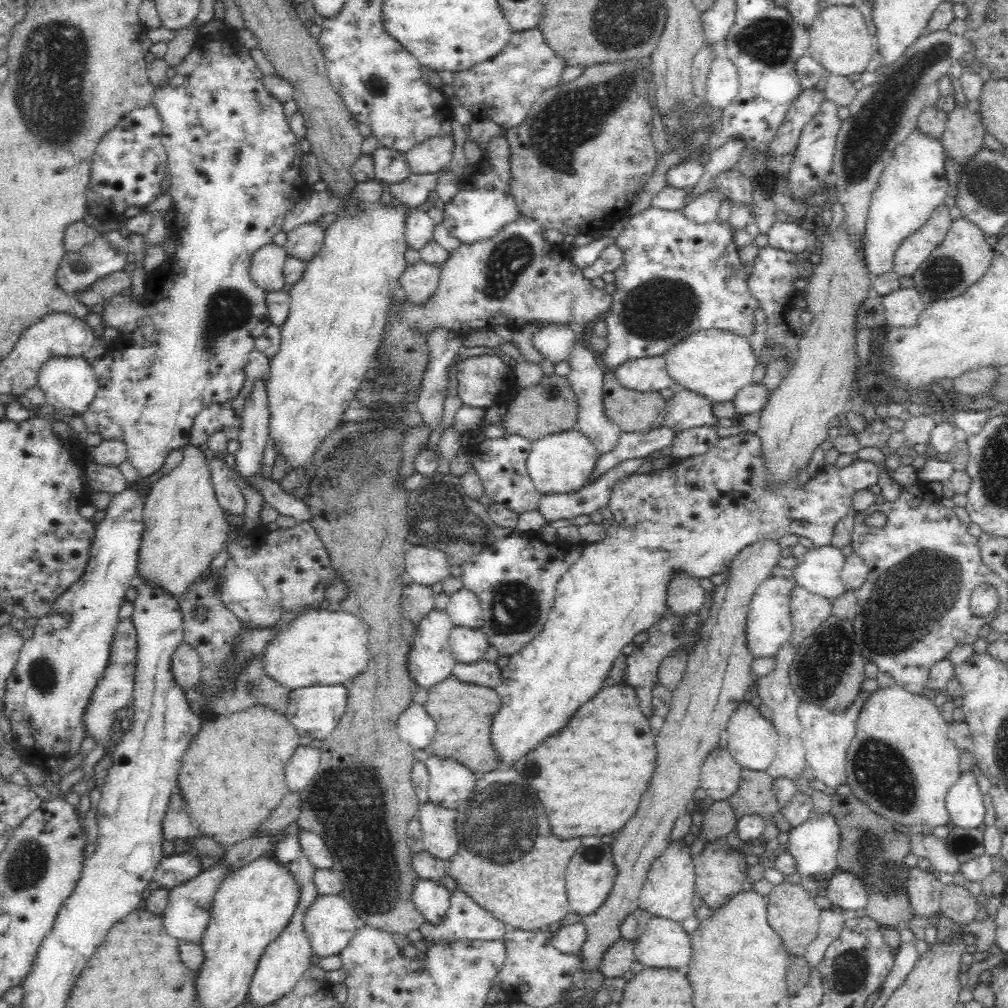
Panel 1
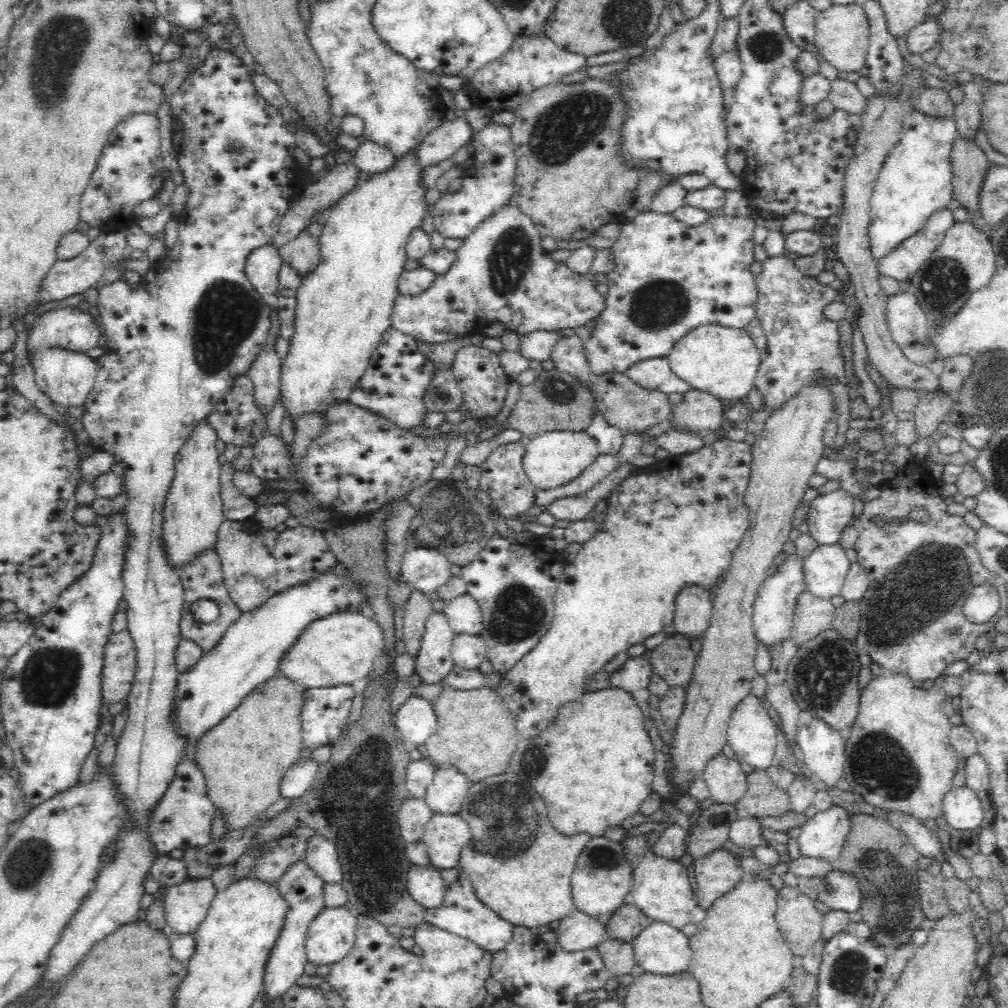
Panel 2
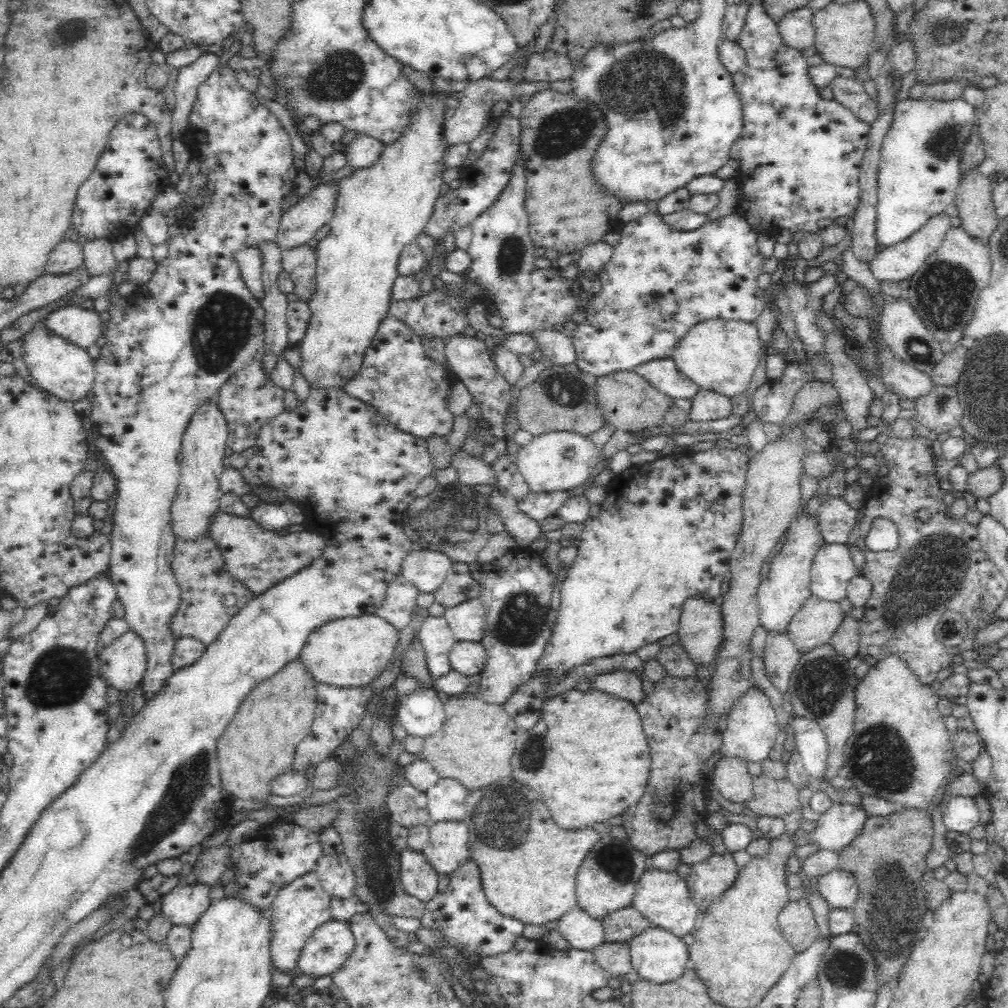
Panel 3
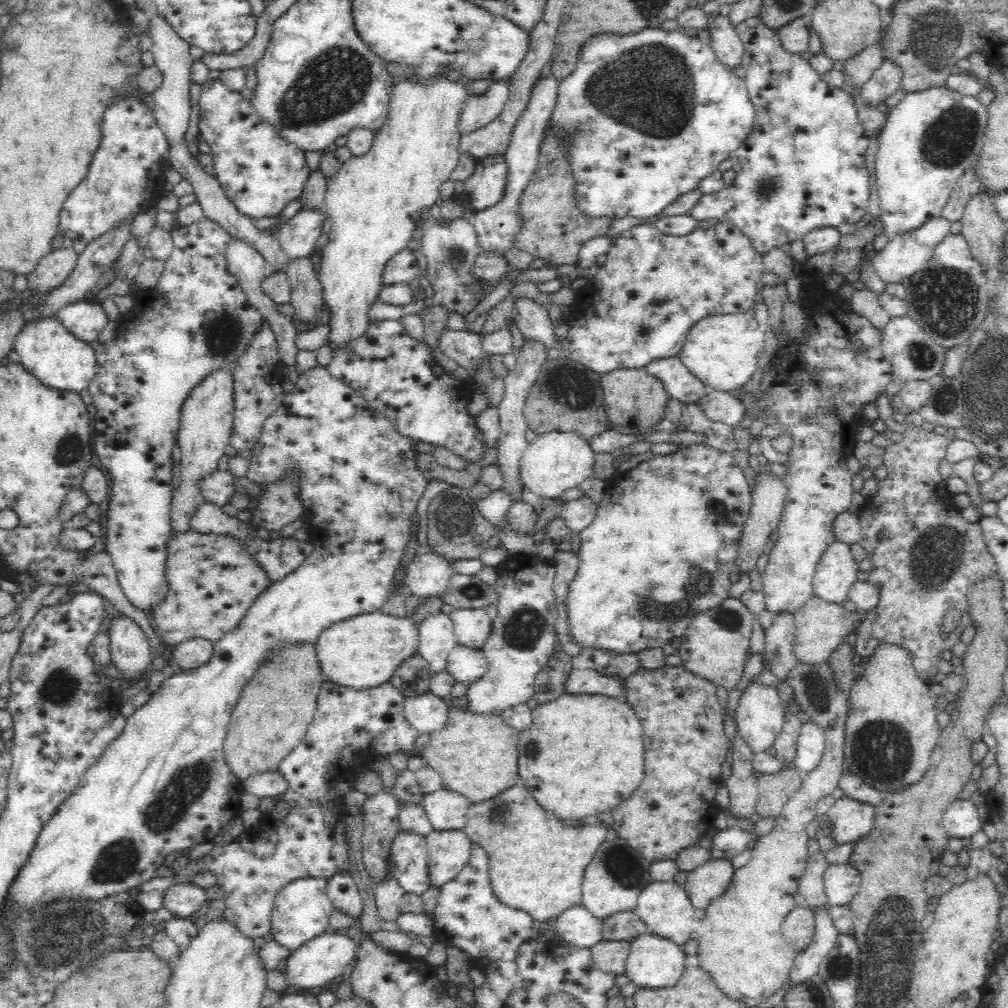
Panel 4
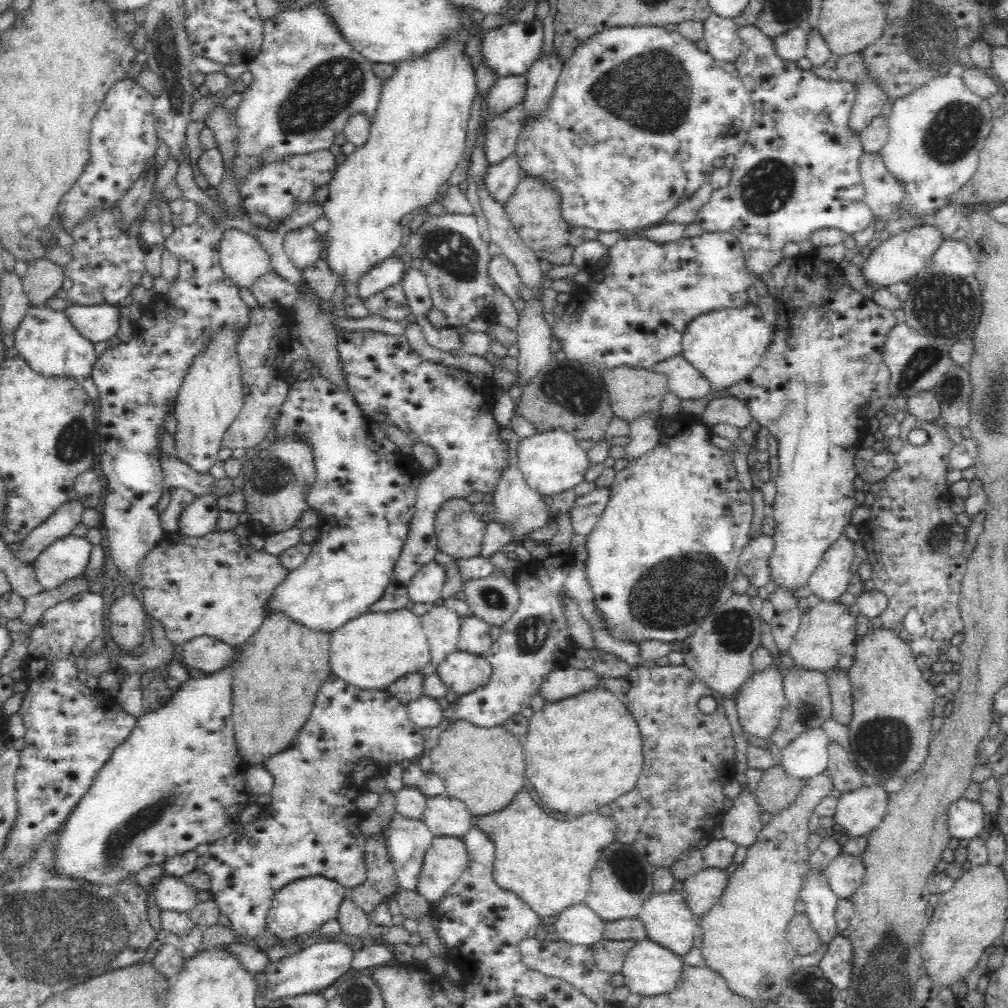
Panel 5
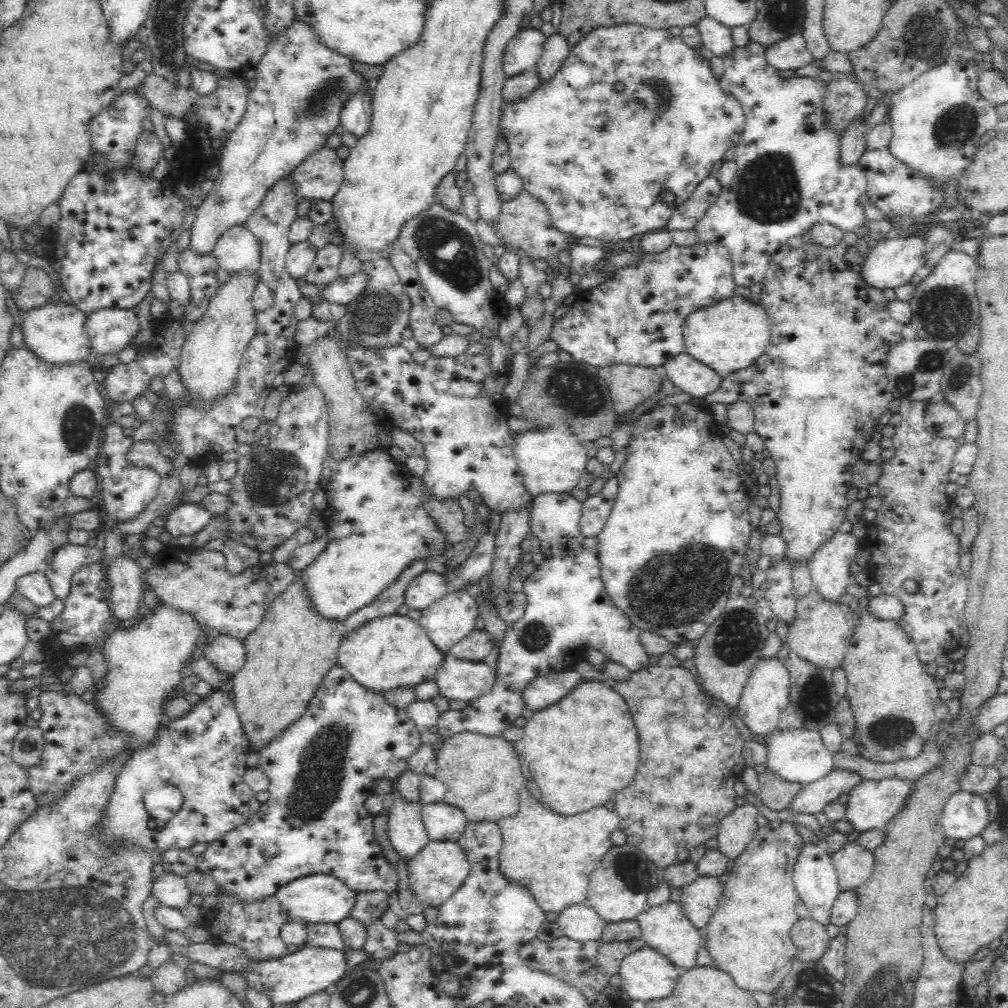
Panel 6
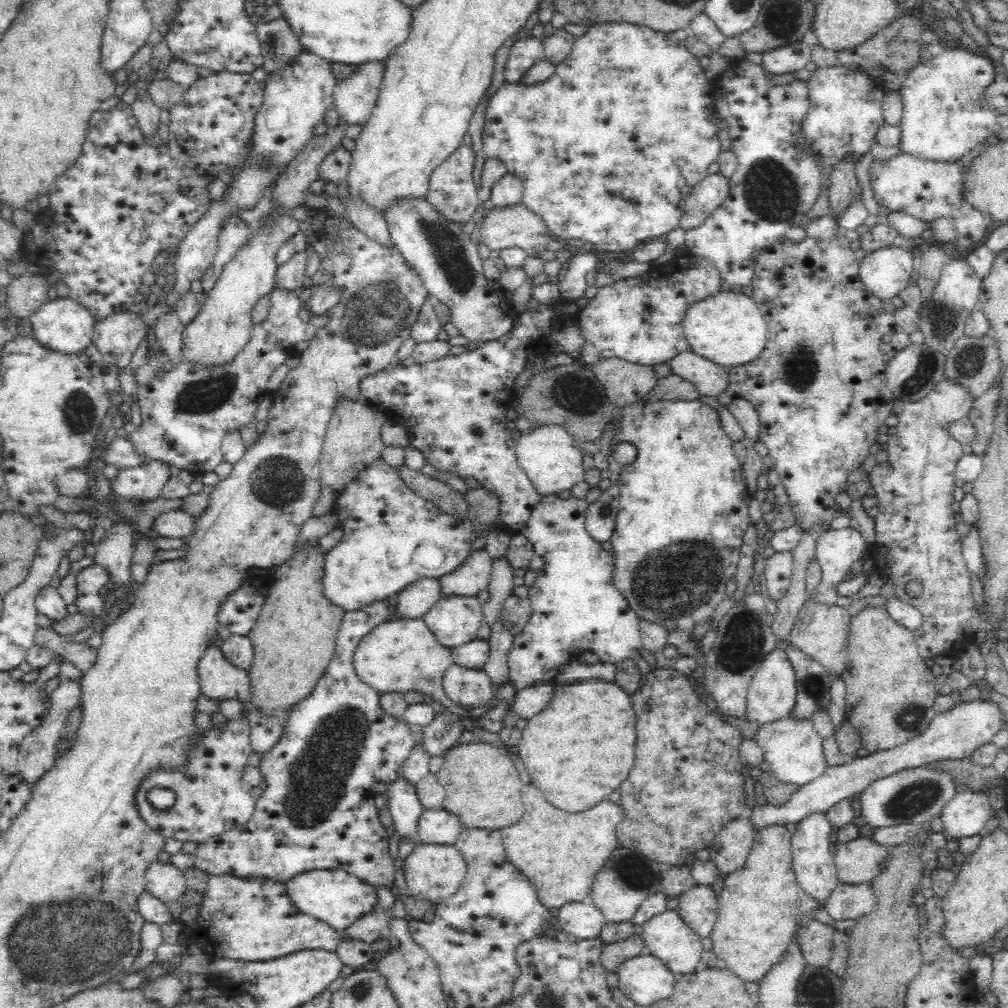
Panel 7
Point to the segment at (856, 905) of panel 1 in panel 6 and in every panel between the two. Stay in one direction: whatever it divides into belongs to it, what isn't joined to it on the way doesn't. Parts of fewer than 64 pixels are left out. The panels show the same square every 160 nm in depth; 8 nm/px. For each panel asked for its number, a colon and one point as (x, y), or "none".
2: (840, 890)
3: (839, 887)
4: (841, 882)
5: (845, 873)
6: (854, 864)

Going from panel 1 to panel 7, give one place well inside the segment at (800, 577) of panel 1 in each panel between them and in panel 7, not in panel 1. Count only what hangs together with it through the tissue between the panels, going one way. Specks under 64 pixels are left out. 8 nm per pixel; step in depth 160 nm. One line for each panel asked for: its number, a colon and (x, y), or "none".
2: (826, 567)
3: (833, 570)
4: (836, 573)
5: (830, 580)
6: (830, 563)
7: (837, 549)

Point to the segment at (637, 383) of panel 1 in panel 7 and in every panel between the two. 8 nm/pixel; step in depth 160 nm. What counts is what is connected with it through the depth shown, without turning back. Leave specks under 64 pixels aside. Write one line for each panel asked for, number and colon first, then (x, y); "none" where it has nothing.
2: (656, 374)
3: (663, 374)
4: (681, 384)
5: (683, 379)
6: (697, 379)
7: (711, 379)

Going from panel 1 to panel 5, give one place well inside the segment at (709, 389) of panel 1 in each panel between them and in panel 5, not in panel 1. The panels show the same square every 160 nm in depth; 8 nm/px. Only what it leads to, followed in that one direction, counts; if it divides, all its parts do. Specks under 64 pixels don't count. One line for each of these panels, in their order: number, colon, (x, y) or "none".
2: (724, 361)
3: (720, 355)
4: (722, 350)
5: (726, 344)

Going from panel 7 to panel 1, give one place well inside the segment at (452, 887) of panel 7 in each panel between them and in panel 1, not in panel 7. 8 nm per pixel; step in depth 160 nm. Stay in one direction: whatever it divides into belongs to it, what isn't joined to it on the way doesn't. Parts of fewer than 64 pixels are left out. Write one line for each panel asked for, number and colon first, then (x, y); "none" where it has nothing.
1: (438, 824)
2: (445, 836)
3: (447, 849)
4: (448, 853)
5: (446, 858)
6: (436, 872)

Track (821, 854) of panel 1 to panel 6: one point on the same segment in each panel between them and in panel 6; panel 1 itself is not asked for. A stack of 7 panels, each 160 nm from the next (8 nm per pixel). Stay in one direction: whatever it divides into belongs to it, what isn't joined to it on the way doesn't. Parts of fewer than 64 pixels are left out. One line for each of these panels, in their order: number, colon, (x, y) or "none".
2: (823, 835)
3: (835, 829)
4: (848, 819)
5: (859, 811)
6: (871, 805)

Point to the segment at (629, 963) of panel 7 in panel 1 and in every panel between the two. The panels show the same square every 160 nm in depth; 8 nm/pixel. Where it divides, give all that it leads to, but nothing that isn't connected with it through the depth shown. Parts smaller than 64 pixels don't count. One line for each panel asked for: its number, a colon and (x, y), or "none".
1: (664, 943)
2: (660, 949)
3: (658, 956)
4: (653, 962)
5: (649, 969)
6: (645, 975)

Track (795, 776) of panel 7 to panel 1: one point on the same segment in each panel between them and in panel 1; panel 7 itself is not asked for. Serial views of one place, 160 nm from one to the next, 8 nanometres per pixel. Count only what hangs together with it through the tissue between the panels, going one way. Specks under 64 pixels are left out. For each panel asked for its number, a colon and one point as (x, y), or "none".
1: (827, 734)
2: (824, 750)
3: (809, 738)
4: (811, 744)
5: (805, 757)
6: (796, 755)

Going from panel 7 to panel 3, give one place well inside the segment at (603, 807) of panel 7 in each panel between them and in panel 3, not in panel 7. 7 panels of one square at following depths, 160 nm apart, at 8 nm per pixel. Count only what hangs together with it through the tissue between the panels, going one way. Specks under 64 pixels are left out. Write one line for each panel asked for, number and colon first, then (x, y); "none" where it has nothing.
3: (530, 873)
4: (536, 865)
5: (547, 862)
6: (554, 856)

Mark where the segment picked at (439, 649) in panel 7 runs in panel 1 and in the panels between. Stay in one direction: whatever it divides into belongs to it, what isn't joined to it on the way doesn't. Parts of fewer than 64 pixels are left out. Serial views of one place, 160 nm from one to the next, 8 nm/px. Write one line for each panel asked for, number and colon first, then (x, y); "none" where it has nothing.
1: (319, 648)
2: (341, 649)
3: (350, 652)
4: (364, 651)
5: (373, 650)
6: (391, 652)

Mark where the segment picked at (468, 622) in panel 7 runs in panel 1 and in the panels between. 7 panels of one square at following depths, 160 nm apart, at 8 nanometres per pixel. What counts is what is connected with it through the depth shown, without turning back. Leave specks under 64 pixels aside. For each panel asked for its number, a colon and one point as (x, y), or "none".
1: (429, 661)
2: (433, 662)
3: (435, 635)
4: (437, 632)
5: (442, 625)
6: (447, 621)

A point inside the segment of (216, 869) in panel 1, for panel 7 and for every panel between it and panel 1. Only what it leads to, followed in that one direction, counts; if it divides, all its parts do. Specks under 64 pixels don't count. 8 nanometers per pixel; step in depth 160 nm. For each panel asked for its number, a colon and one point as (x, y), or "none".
2: (186, 904)
3: (184, 905)
4: (183, 899)
5: (172, 893)
6: (171, 890)
7: (163, 879)

